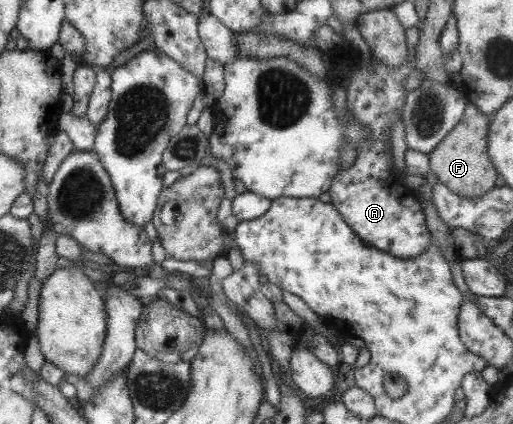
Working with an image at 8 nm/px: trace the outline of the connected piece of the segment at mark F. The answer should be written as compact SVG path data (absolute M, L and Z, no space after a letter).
M468 103L454 128L427 154L429 172L450 192L458 197L482 196L496 184L496 169L487 155L486 133L491 115L485 115L477 106Z

